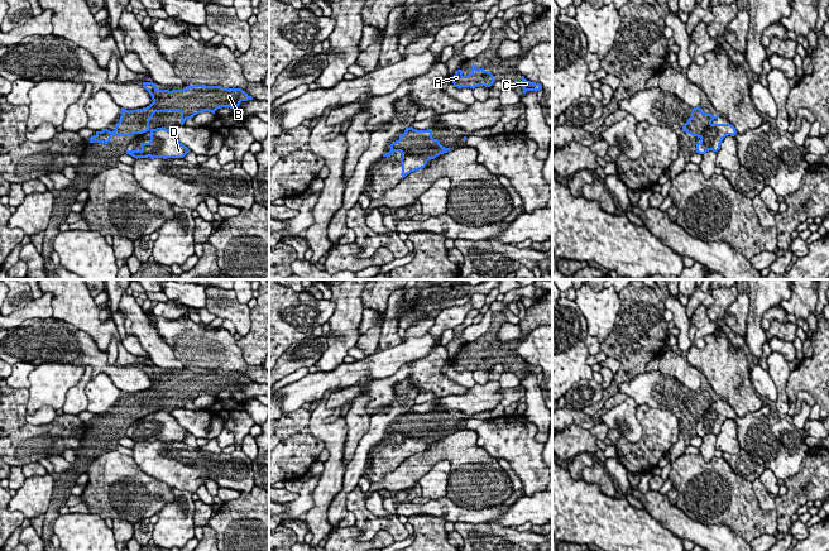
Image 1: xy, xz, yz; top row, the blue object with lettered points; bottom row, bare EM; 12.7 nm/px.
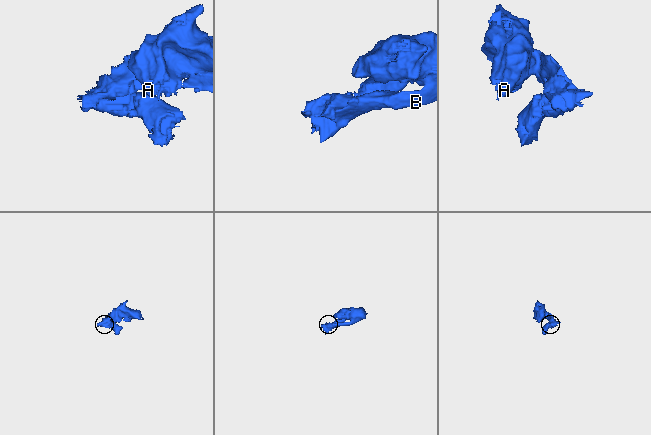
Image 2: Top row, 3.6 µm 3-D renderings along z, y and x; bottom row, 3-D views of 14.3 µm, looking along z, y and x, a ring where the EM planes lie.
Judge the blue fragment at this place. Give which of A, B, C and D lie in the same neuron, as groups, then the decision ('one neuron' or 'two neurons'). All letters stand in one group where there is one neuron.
groups A B C / D; two neurons

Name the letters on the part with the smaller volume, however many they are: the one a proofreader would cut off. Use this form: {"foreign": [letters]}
{"foreign": ["D"]}

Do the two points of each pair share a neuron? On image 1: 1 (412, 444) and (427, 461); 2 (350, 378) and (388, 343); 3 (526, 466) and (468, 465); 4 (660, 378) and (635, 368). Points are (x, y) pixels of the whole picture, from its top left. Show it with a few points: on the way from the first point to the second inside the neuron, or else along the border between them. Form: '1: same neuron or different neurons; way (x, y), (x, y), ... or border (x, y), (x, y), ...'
1: different neurons; border (425, 449), (411, 454), (394, 469)
2: different neurons; border (402, 341), (381, 350)
3: different neurons; border (475, 441), (498, 460)
4: different neurons; border (646, 372), (635, 375), (629, 381)

